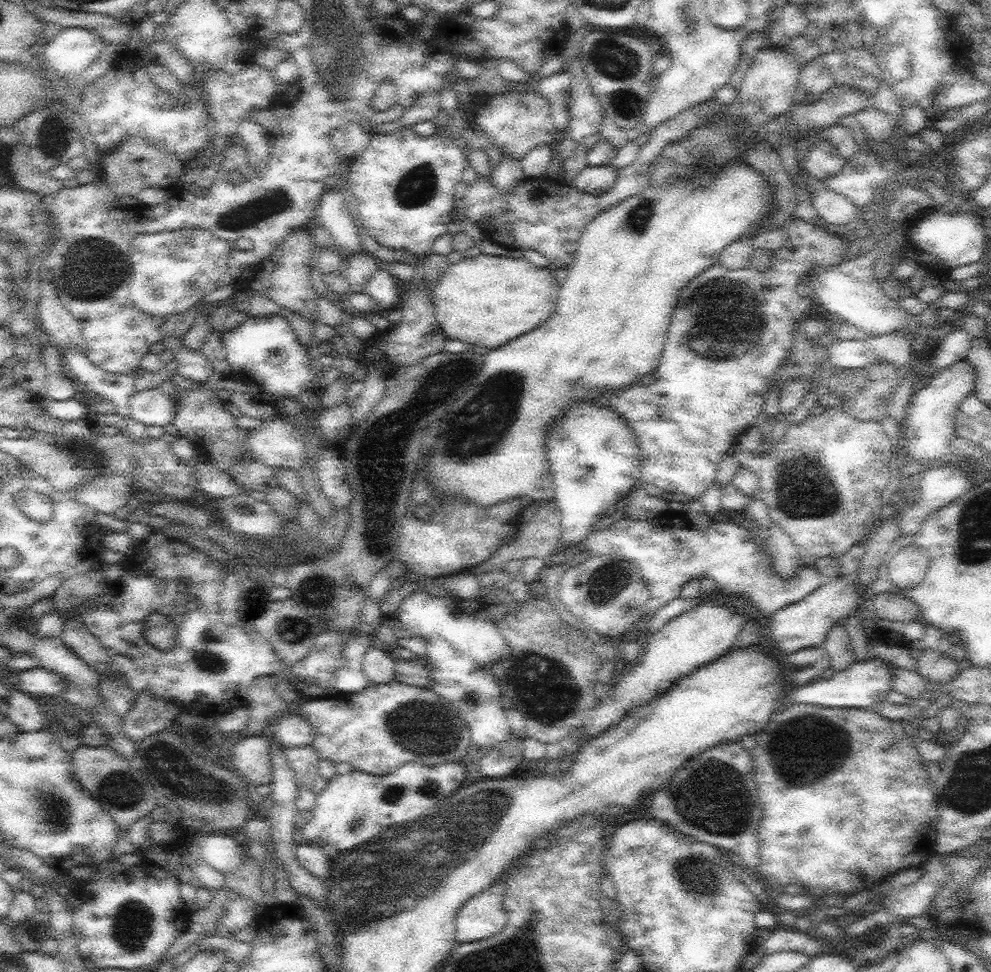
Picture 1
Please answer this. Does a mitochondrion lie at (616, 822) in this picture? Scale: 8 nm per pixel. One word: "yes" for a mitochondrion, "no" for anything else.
no

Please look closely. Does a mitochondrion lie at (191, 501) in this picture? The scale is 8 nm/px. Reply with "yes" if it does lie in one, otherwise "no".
no

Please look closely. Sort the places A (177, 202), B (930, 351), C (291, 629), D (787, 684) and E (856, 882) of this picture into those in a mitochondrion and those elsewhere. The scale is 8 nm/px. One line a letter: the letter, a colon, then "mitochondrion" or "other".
A: other
B: other
C: mitochondrion
D: other
E: other

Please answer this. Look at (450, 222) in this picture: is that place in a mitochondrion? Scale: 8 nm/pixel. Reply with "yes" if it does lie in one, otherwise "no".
no

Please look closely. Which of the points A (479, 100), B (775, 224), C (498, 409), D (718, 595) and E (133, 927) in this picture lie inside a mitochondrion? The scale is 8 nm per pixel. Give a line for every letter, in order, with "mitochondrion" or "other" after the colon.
A: other
B: other
C: mitochondrion
D: other
E: mitochondrion

